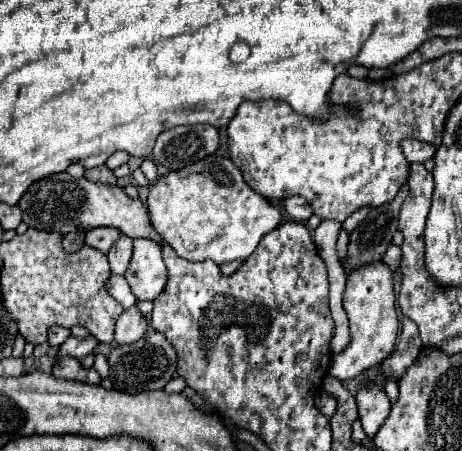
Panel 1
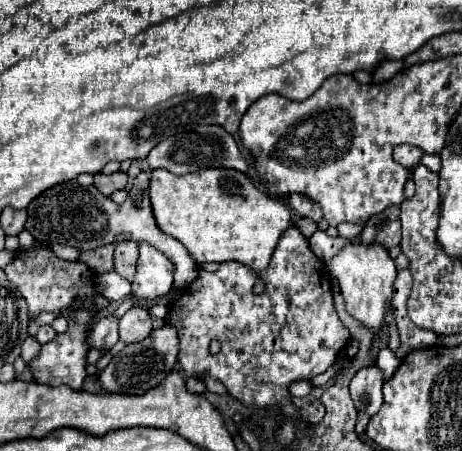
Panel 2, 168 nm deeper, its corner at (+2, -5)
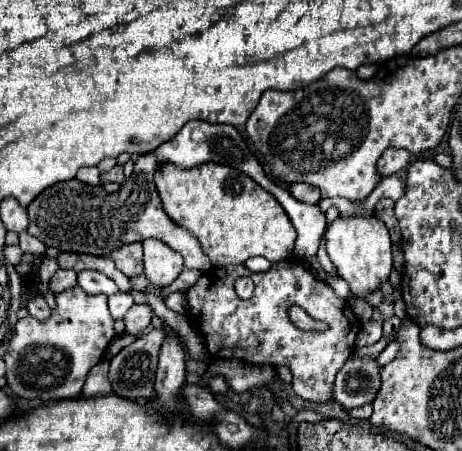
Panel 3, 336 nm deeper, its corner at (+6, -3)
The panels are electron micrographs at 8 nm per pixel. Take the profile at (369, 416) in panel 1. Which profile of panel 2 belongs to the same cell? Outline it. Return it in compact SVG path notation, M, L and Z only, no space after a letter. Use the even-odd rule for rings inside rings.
M376 366L360 368L350 382L350 396L360 412L374 416L382 406L382 372Z

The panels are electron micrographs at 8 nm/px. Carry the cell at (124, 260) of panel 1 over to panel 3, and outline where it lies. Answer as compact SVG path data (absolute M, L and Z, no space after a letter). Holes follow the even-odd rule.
M126 244L122 248L118 248L114 254L110 254L110 258L116 262L116 268L122 270L126 276L138 276L142 274L142 244Z

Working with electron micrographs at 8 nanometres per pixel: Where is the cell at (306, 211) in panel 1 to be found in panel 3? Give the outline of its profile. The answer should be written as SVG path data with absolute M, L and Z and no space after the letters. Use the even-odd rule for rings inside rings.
M292 184L290 186L290 194L306 204L318 204L320 202L320 192L318 188L310 186L310 184Z

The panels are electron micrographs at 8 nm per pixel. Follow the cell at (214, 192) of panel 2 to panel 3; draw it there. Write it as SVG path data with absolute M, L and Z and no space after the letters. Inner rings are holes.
M214 162L188 170L174 164L160 164L154 182L166 214L200 240L212 266L244 264L252 256L264 256L270 262L292 256L296 230L288 214L270 192L244 172Z

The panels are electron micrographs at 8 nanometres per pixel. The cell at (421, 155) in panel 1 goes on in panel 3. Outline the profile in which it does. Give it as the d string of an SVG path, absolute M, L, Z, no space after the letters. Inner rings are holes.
M390 148L390 150L386 150L386 152L380 156L376 168L378 168L378 174L380 174L380 176L390 176L390 174L396 174L396 172L400 172L402 168L406 168L408 162L410 162L410 152L408 152L408 150Z

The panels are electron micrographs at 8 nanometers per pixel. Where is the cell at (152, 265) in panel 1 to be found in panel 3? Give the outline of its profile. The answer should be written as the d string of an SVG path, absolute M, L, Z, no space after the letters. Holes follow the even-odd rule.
M148 238L144 240L144 274L154 286L170 286L182 272L182 256L168 244Z

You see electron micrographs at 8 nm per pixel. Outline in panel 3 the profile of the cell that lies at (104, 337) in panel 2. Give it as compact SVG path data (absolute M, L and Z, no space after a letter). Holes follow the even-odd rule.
M120 292L120 294L114 294L108 298L108 308L110 308L110 314L114 320L124 318L124 314L128 312L128 308L132 304L134 304L134 298L132 298L132 294L126 294L126 292Z

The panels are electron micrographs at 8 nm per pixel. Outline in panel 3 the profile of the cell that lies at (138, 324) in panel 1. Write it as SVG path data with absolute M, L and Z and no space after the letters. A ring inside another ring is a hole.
M138 304L138 306L132 306L126 316L124 316L124 322L126 322L126 332L128 334L142 334L150 328L150 322L152 322L152 310L150 306L144 306L144 304Z

